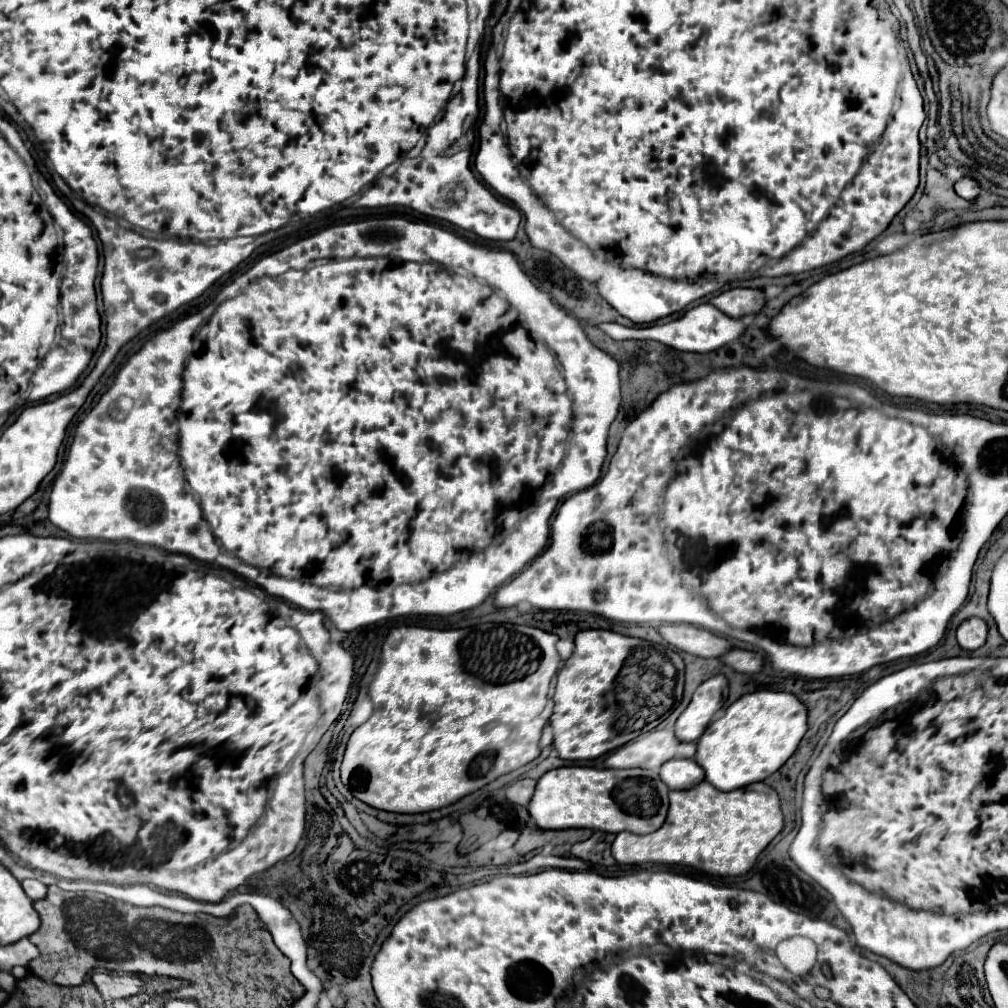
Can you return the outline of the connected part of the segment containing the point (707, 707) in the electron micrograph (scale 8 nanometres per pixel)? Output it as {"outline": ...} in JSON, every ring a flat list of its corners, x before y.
{"outline":[[716,675,704,681,692,695,690,705,684,709,684,713,676,721,676,737,684,743,696,741,704,729,708,727,714,713,722,707,722,691,728,685,726,677]]}

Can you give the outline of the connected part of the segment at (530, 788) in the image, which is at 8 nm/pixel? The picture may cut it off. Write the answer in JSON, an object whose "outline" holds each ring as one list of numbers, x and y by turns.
{"outline":[[518,779,516,783,506,787,506,797,516,805,528,805,534,795,534,787,536,787,534,779]]}

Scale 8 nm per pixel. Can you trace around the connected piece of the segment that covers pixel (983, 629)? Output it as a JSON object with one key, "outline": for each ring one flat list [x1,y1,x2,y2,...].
{"outline":[[970,617,966,621,960,623,956,637,958,637,958,645,966,651,974,651,978,647,984,645,986,641,986,633,988,633,988,625,984,619,980,617]]}

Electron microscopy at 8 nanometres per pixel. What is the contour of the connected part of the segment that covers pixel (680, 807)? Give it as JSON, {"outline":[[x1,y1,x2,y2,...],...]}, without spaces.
{"outline":[[702,781,688,791,670,791,666,823,654,833,618,833,614,839,614,859,620,865,649,862,686,865,718,877,736,877,754,867,758,855,782,831,782,827,780,799,766,783,752,783,734,791,718,791]]}

